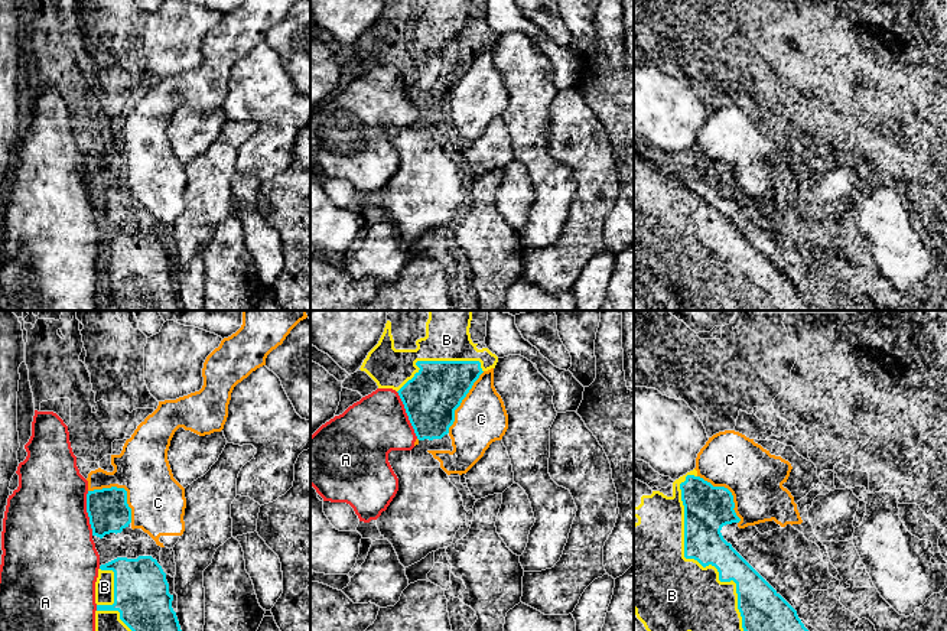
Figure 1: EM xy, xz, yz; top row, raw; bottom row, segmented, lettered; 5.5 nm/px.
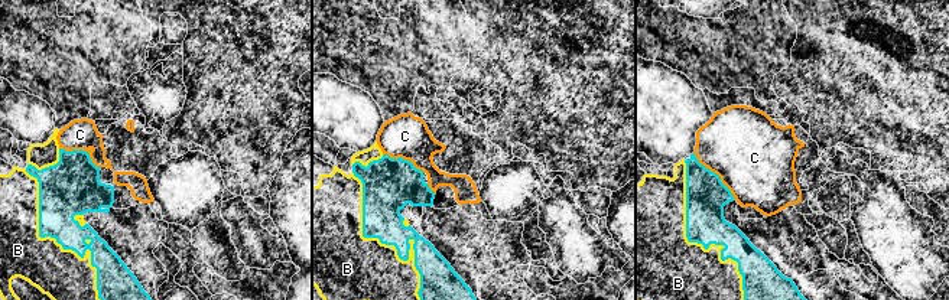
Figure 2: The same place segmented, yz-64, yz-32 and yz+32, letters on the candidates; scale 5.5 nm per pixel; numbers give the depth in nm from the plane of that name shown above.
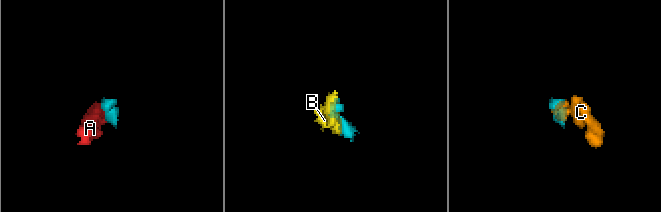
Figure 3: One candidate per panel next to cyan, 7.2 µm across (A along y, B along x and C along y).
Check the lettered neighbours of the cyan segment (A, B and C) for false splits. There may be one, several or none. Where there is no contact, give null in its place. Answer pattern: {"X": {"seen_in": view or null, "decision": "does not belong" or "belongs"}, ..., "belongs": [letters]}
{"A": {"seen_in": "xz", "decision": "does not belong"}, "B": {"seen_in": "yz", "decision": "belongs"}, "C": {"seen_in": "xy", "decision": "does not belong"}, "belongs": ["B"]}

